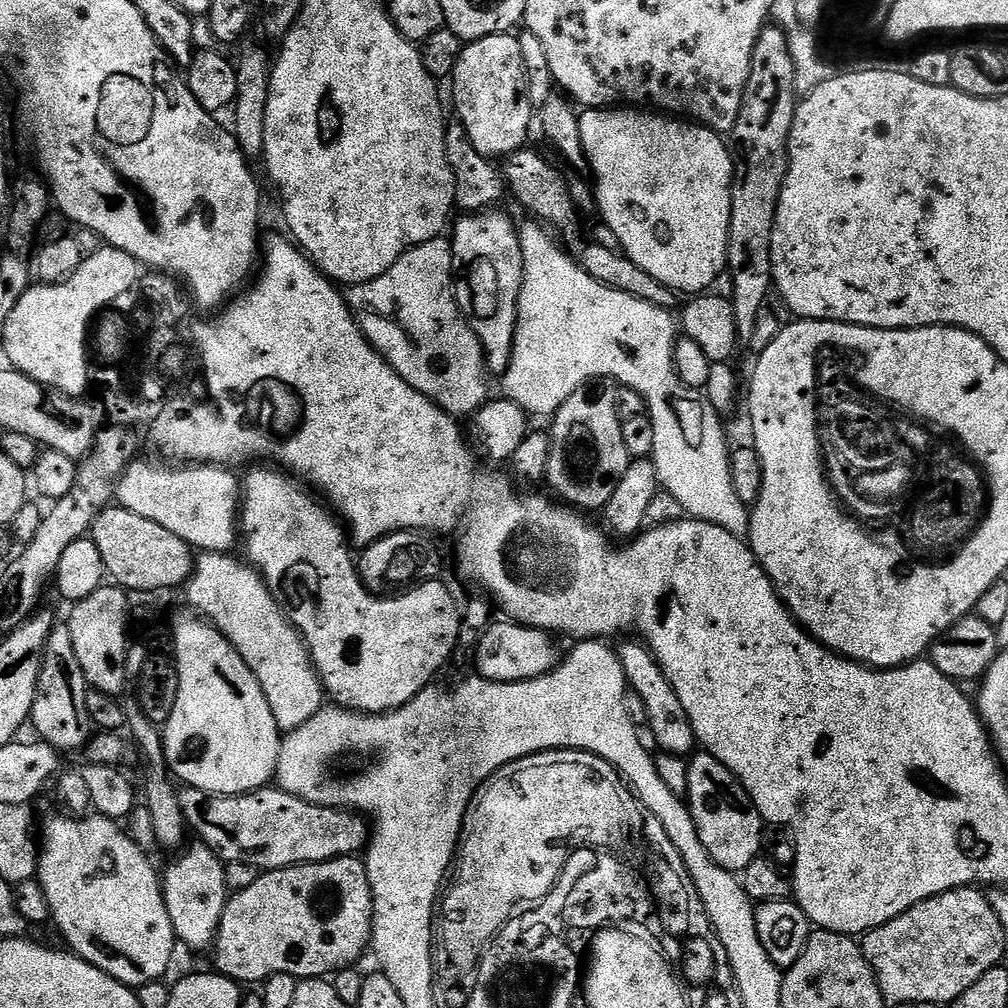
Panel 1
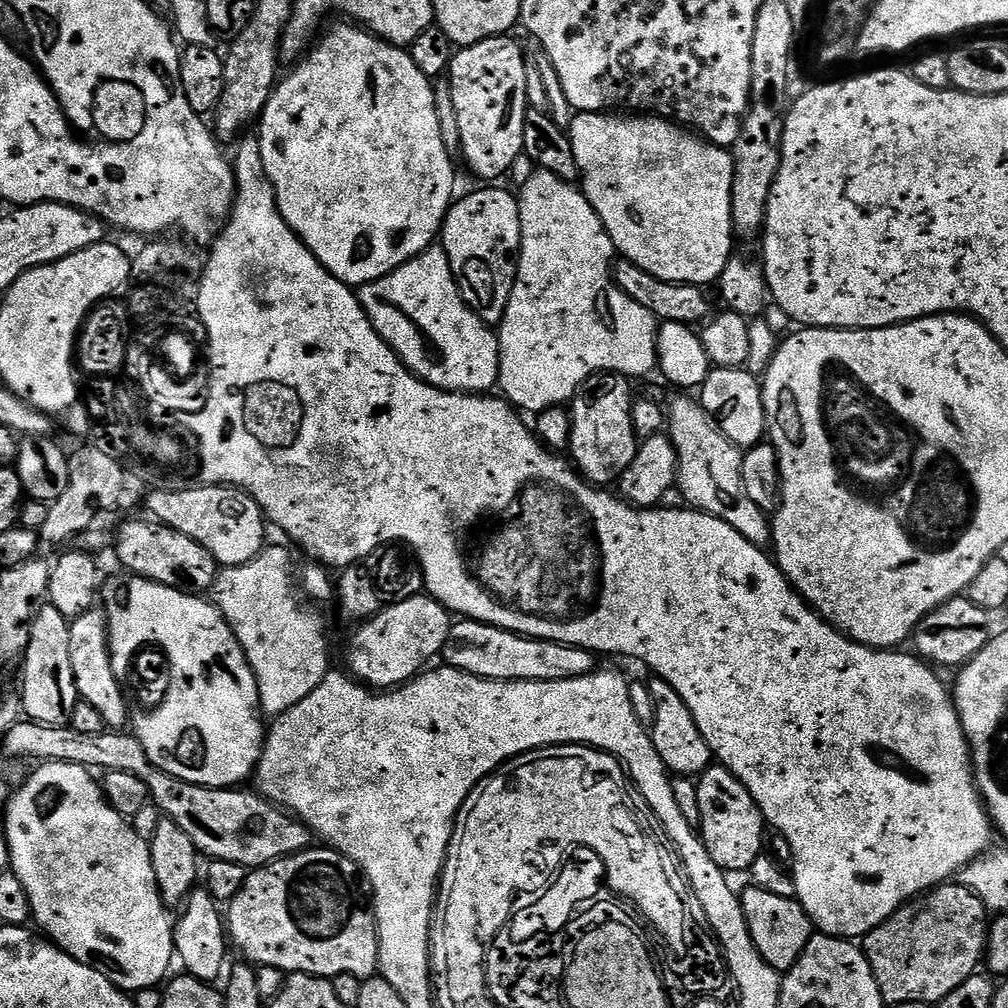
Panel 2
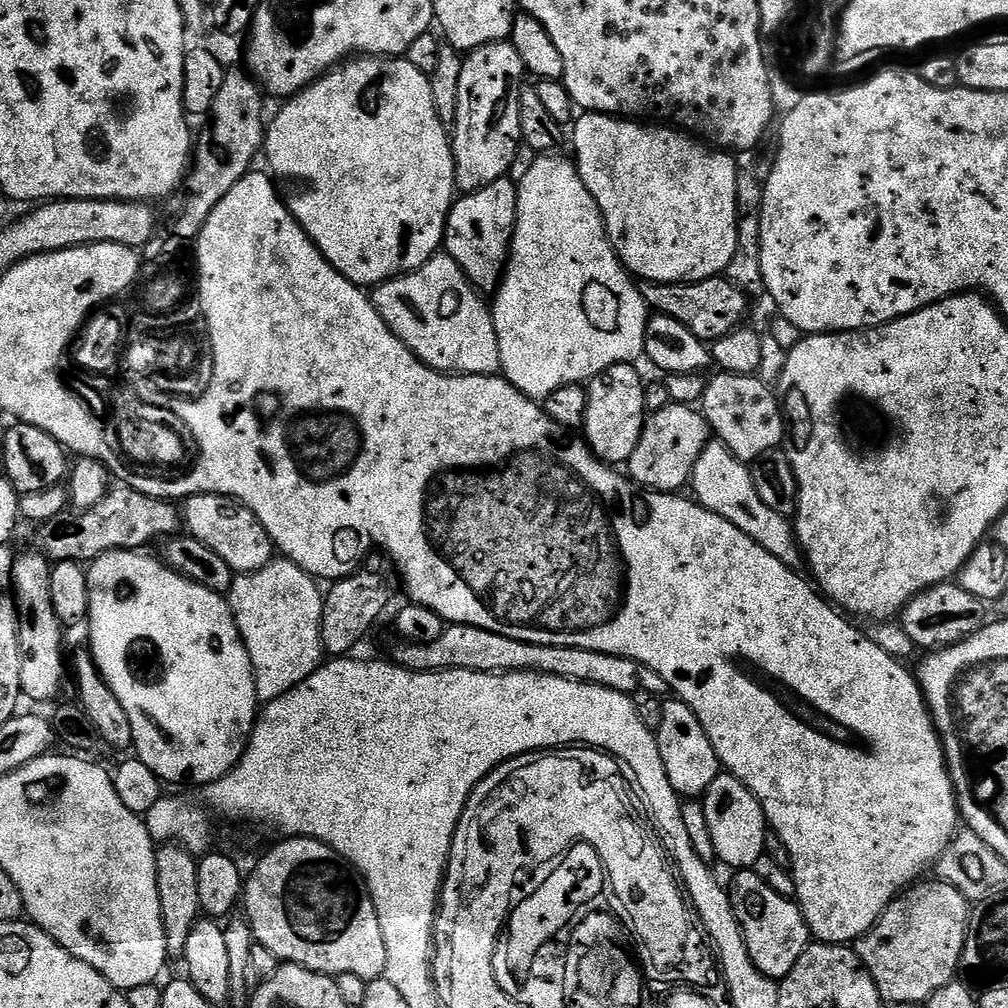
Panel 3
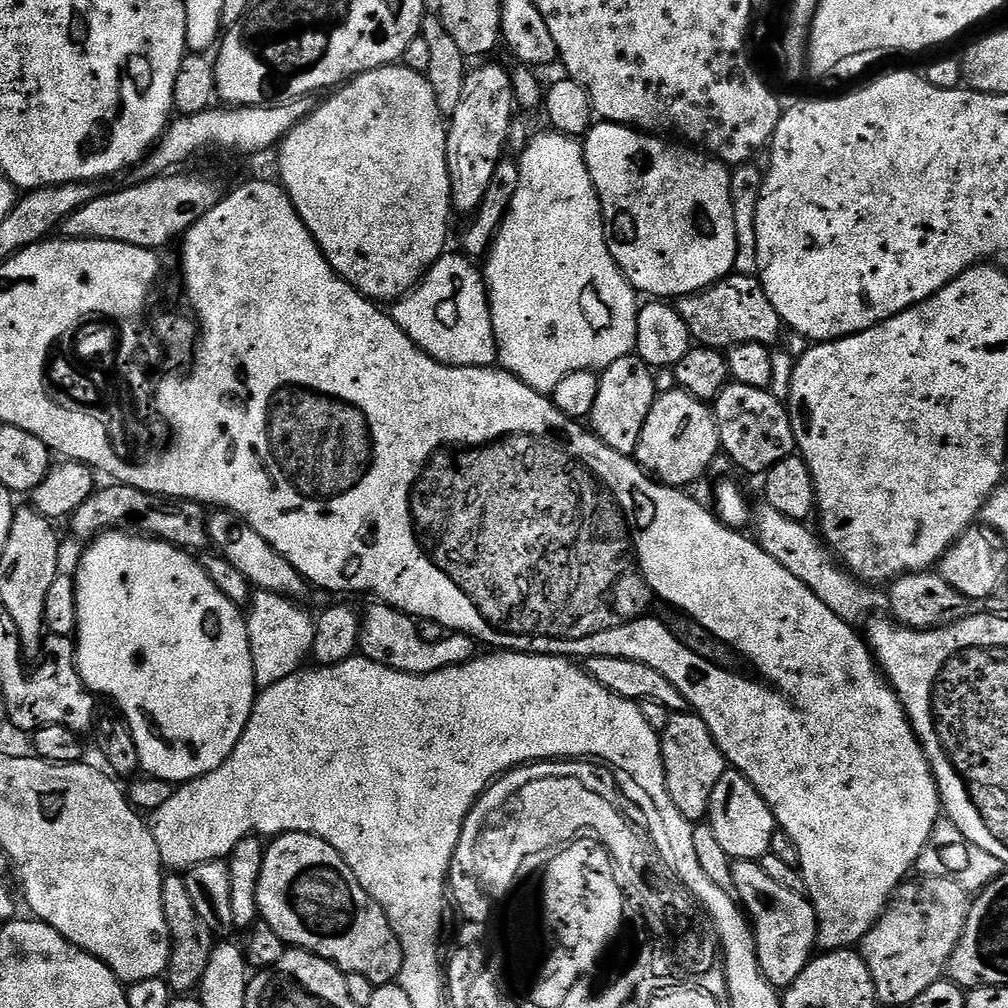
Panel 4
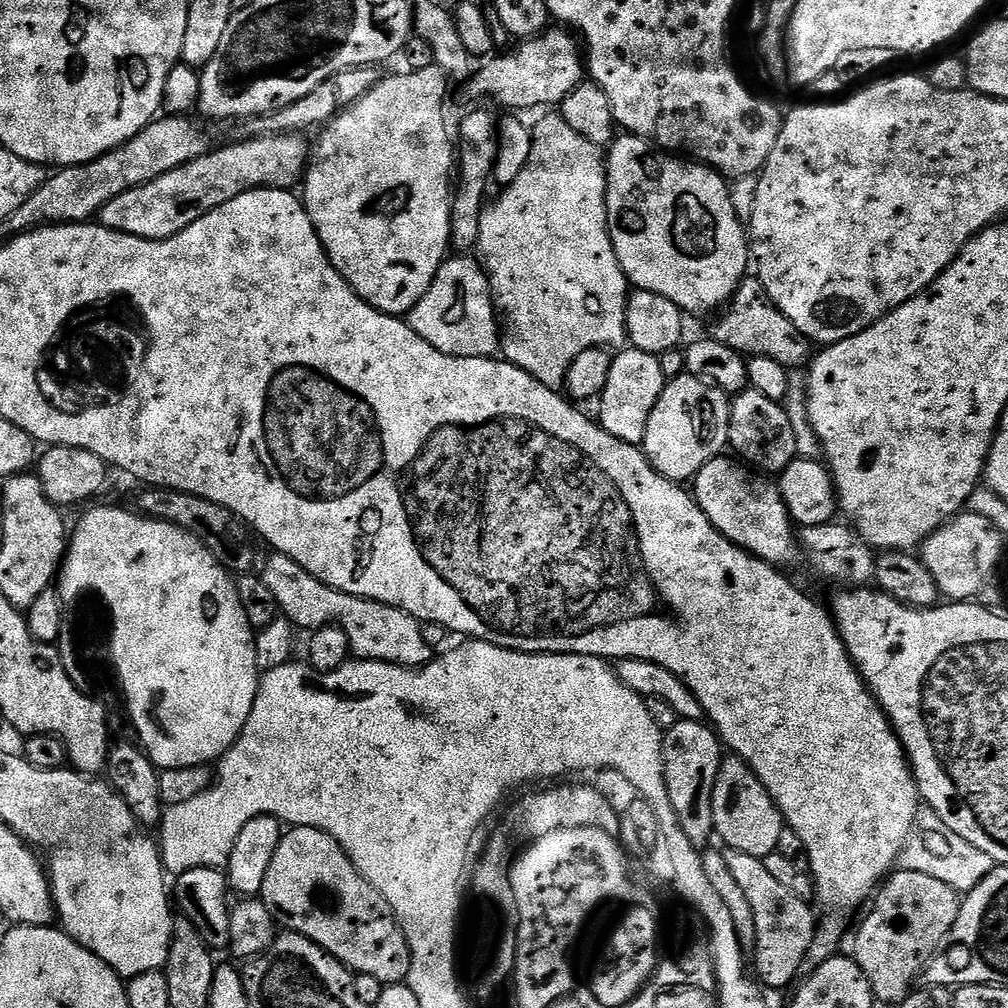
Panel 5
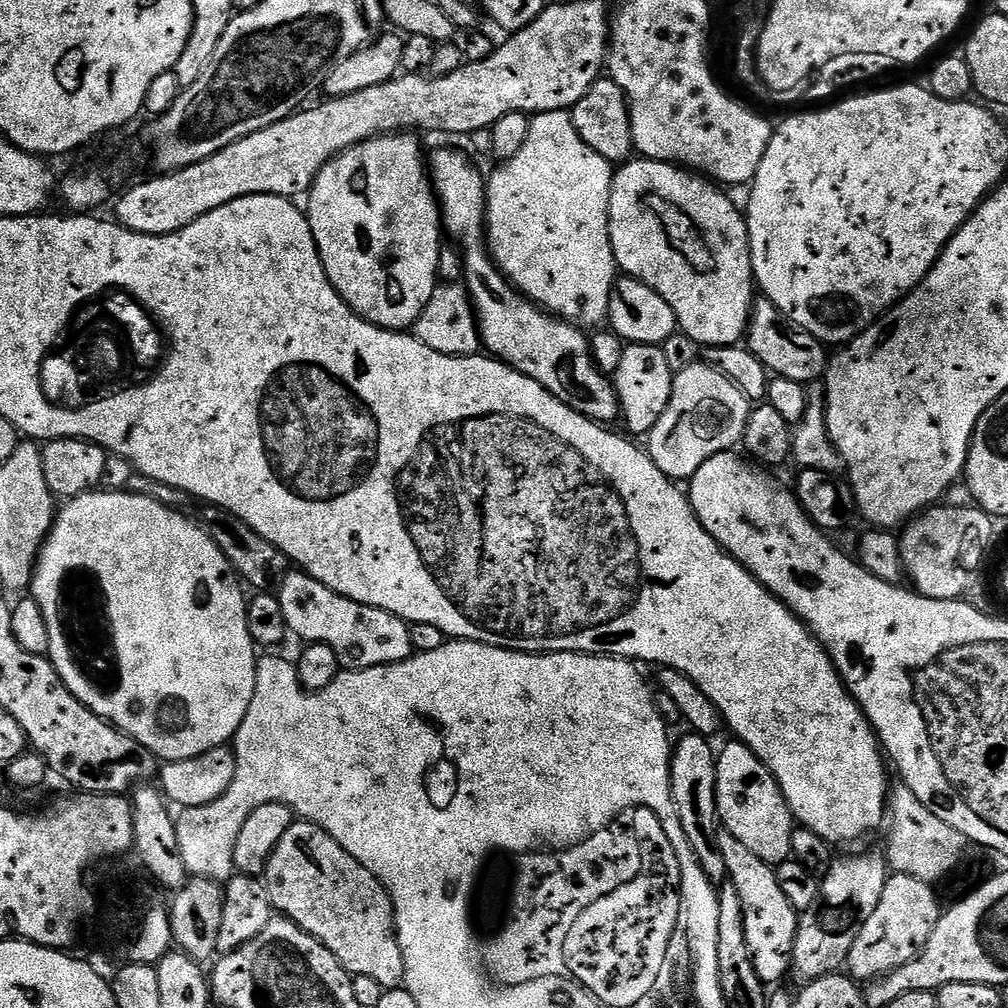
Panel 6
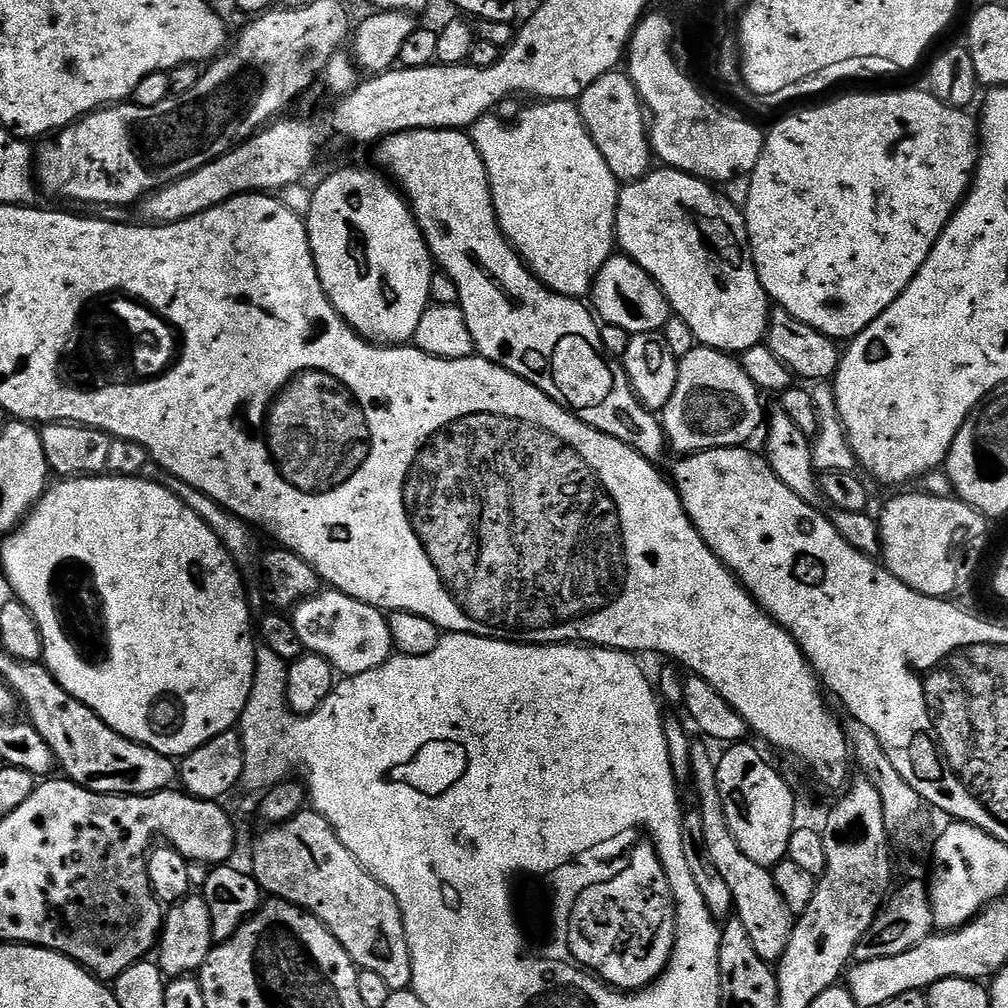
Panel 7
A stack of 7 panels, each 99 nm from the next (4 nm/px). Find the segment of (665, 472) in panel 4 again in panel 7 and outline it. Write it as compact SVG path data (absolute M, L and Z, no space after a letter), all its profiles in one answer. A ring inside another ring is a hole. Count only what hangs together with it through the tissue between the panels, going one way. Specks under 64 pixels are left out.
M698 346L694 350L690 350L690 354L679 357L678 363L680 369L678 370L678 382L674 386L674 394L670 394L670 402L662 409L662 423L664 426L666 444L671 451L673 448L676 454L691 454L693 452L705 452L711 448L734 448L744 446L749 443L748 439L750 439L759 428L761 431L762 421L766 416L766 408L760 405L760 399L762 399L761 393L758 391L756 384L750 382L750 378L744 373L743 363L741 363L739 359L733 358L727 352L720 352L716 348Z

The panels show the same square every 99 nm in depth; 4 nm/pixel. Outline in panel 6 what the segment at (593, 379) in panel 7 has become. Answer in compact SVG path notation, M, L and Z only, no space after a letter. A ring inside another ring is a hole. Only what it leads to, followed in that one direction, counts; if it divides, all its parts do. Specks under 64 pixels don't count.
M440 148L430 156L430 179L432 191L435 192L440 205L442 228L448 232L453 241L464 253L463 287L467 288L472 299L472 308L476 312L476 322L480 329L483 347L495 359L511 364L522 374L534 378L554 398L564 401L583 416L588 416L597 422L612 422L620 416L620 399L616 393L616 385L594 362L592 345L583 327L570 324L566 320L545 312L540 305L535 304L527 296L522 295L512 283L503 276L492 259L486 236L486 176L476 169L476 164L464 152L456 148Z

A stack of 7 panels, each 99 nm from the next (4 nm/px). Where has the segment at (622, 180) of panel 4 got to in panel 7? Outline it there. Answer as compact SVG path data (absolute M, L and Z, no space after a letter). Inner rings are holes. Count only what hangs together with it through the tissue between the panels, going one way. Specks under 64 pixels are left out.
M660 166L649 171L648 175L641 180L625 183L621 187L620 201L616 207L616 244L623 255L629 256L634 262L638 262L638 266L642 266L642 270L646 270L646 274L650 274L654 283L660 286L665 298L668 299L669 309L675 315L680 316L682 322L686 322L686 326L690 326L690 330L694 330L697 345L716 348L720 352L729 354L742 354L767 337L770 301L768 291L762 286L762 282L758 278L756 264L752 260L752 247L748 244L748 227L744 225L743 211L732 205L724 196L723 191L717 190L709 181L700 180L688 172L679 172L677 168Z

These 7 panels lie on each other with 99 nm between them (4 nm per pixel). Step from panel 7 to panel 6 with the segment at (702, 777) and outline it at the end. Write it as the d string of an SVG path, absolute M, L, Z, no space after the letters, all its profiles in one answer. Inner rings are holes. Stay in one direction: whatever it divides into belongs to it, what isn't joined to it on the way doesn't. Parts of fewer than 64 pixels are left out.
M721 831L716 839L718 850L722 854L722 862L726 862L728 880L738 890L738 898L742 898L742 910L746 918L746 946L750 950L750 958L754 962L754 970L758 978L766 986L776 986L785 975L789 975L792 967L792 951L796 935L800 929L800 916L790 906L786 894L782 894L782 886L778 886L778 878L773 865L762 862L758 854L750 854L734 834Z

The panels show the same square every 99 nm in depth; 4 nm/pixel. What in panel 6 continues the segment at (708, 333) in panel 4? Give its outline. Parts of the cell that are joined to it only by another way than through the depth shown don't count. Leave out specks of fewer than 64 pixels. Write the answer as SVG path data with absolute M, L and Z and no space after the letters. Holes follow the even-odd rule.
M760 298L753 303L752 317L748 320L746 347L767 366L772 376L791 378L793 382L810 385L827 373L830 352L824 341L798 326L789 316L782 314L774 302Z

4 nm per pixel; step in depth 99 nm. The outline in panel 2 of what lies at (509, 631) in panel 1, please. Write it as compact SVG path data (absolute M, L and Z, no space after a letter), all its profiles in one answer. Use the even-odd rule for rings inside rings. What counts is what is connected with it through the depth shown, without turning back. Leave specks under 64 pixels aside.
M460 618L453 623L450 634L444 643L442 660L449 668L457 668L487 680L573 680L579 676L588 676L597 671L597 653L588 652L585 648L559 644L553 640L534 640L530 636L518 636L477 620Z

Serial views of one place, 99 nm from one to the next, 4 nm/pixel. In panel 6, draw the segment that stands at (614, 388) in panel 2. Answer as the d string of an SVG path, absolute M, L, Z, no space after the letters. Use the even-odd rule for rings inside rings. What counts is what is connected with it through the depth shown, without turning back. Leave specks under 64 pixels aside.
M628 344L625 347L622 362L614 374L614 383L620 399L620 416L625 426L629 428L627 431L633 437L647 437L652 427L658 422L658 418L662 418L662 410L666 410L670 402L673 375L661 345Z

